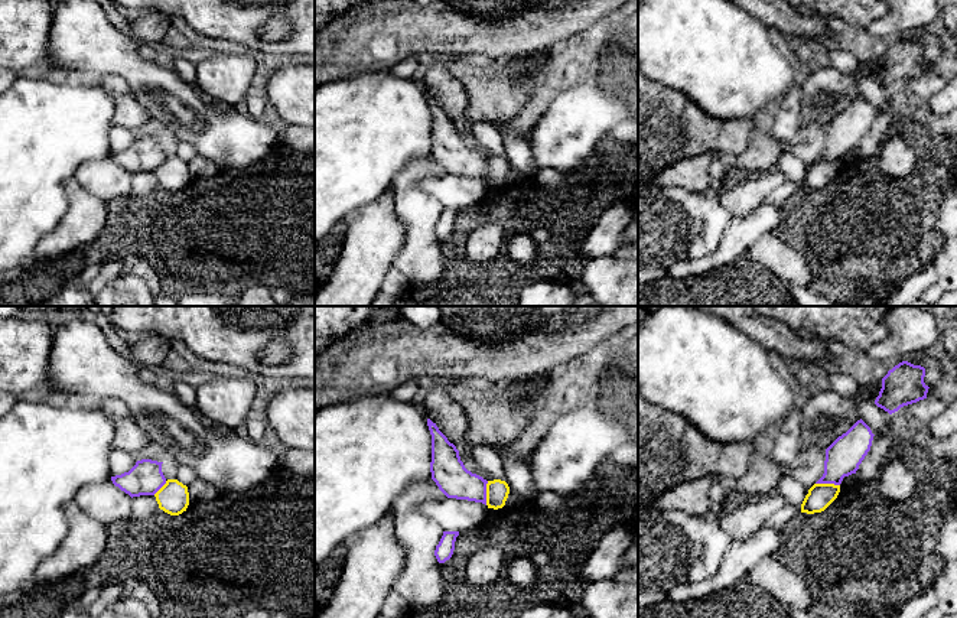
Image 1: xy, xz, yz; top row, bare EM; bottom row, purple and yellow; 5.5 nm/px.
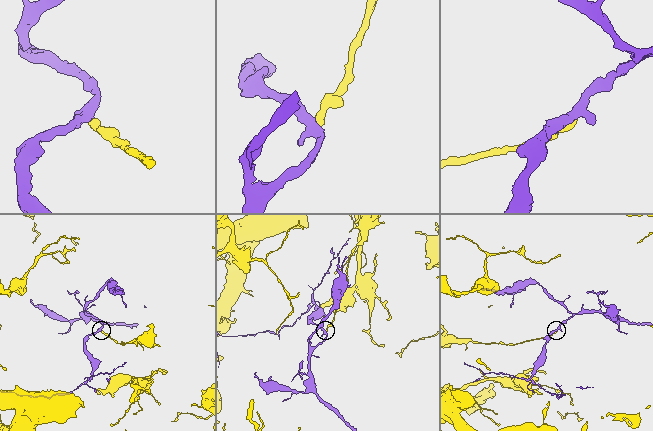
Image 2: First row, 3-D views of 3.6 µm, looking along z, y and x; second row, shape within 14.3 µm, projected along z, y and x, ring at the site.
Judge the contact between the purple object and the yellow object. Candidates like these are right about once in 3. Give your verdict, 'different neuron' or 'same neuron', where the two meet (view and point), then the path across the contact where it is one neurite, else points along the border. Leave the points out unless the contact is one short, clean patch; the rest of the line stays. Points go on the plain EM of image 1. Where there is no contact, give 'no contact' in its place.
different neuron | xz (485, 169) | along xz (488, 158), (485, 181)

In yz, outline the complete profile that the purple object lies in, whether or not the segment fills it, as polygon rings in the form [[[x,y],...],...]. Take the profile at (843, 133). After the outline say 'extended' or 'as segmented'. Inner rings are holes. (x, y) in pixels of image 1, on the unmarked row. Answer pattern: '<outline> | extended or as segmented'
[[[860,95],[827,126],[824,150],[816,160],[840,162],[844,153],[856,150],[872,123],[873,110]]] | as segmented

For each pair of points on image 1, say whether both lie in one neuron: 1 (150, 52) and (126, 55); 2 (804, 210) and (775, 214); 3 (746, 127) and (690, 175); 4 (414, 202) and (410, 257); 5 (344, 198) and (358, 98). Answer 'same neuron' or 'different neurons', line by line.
1: different neurons
2: different neurons
3: different neurons
4: same neuron
5: same neuron

